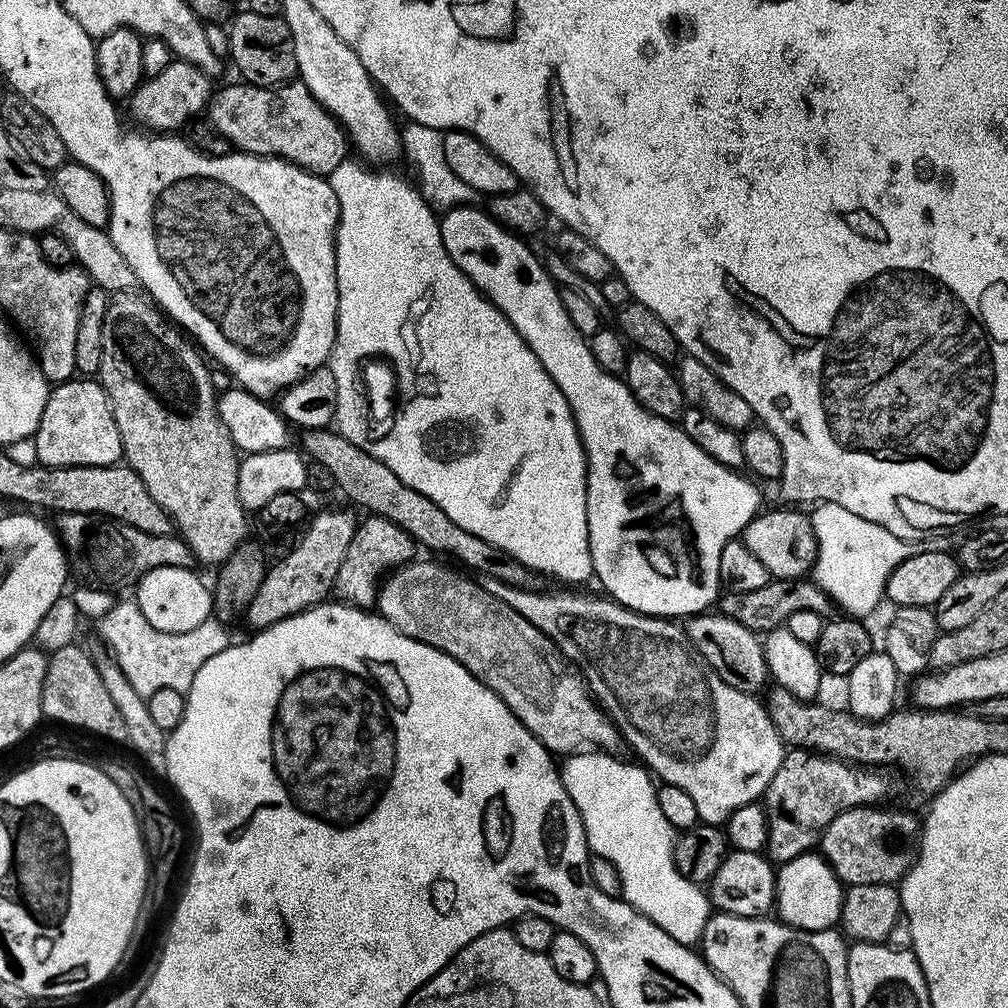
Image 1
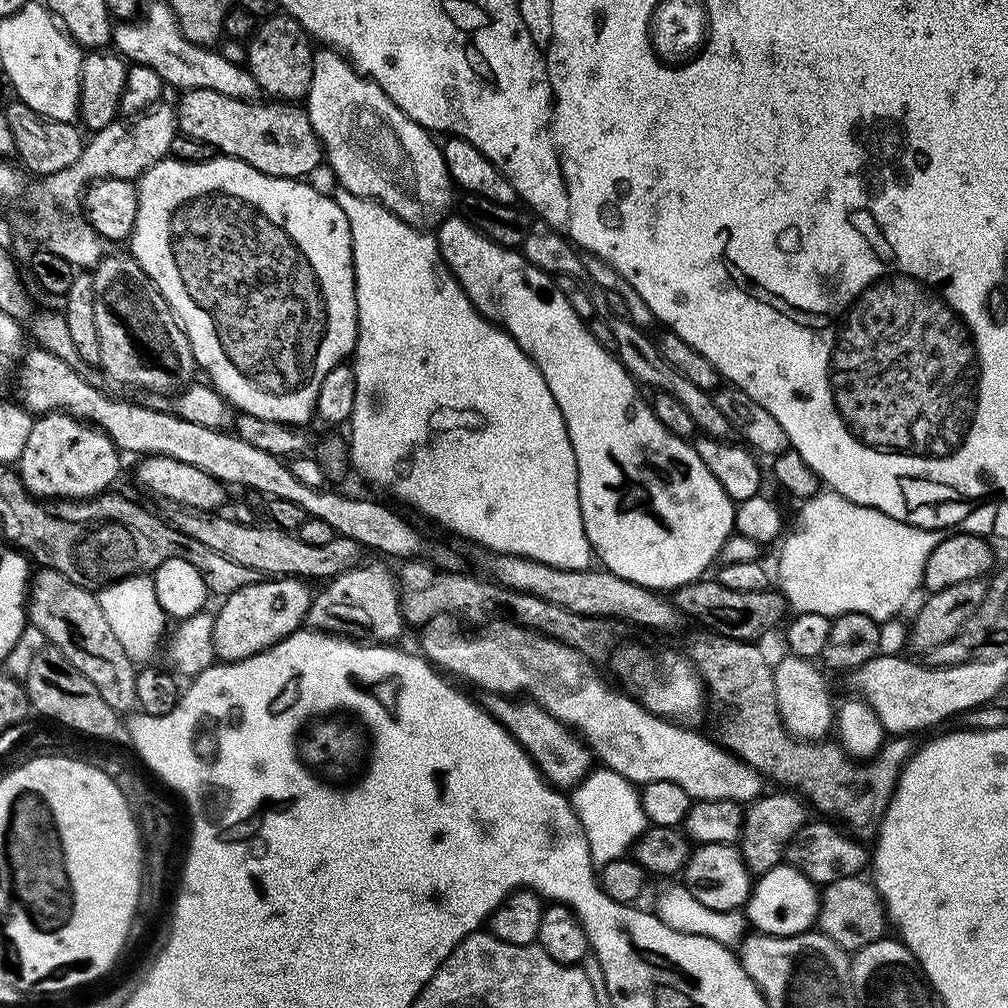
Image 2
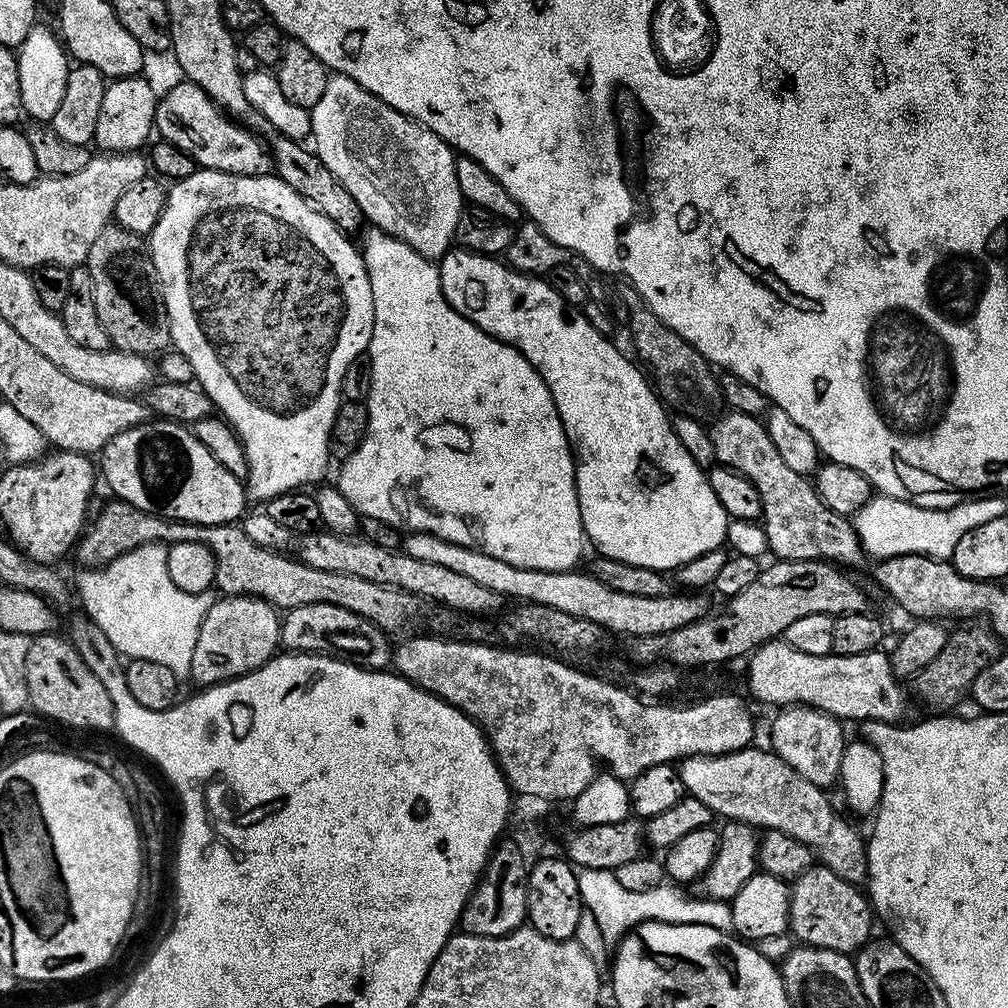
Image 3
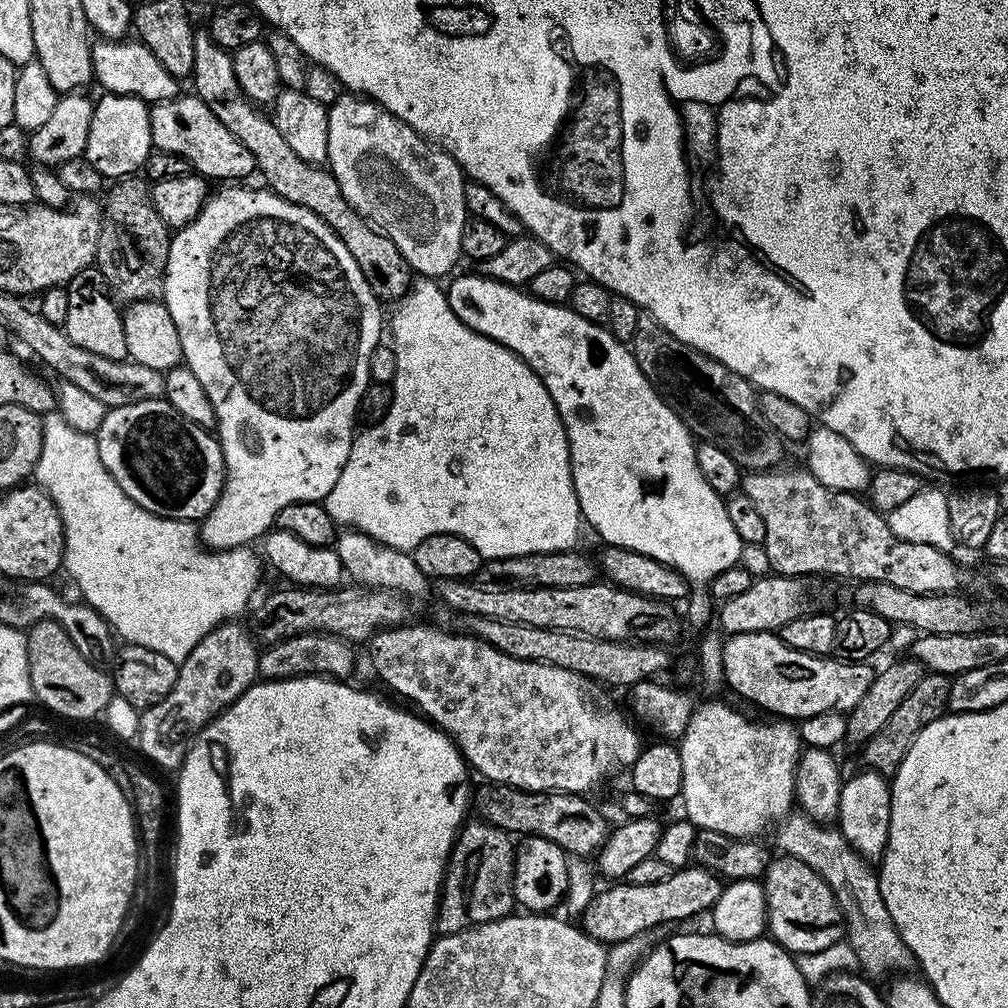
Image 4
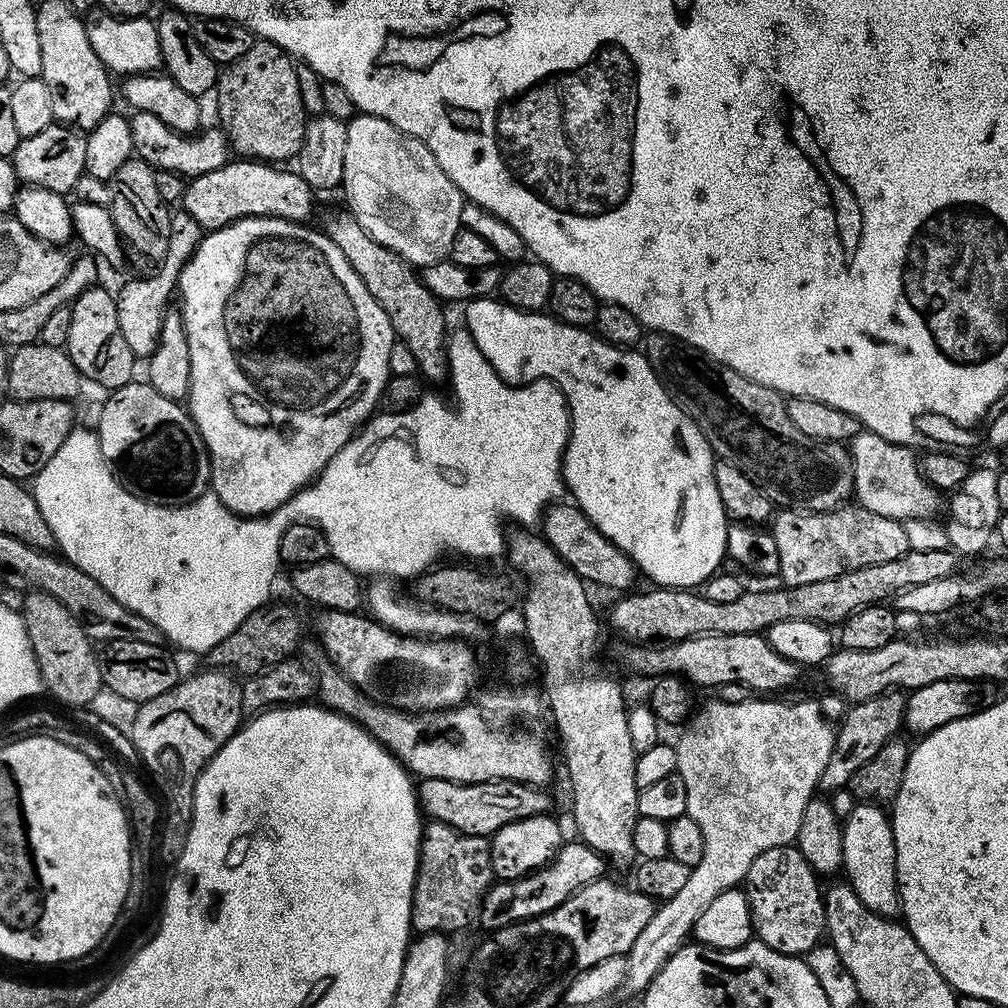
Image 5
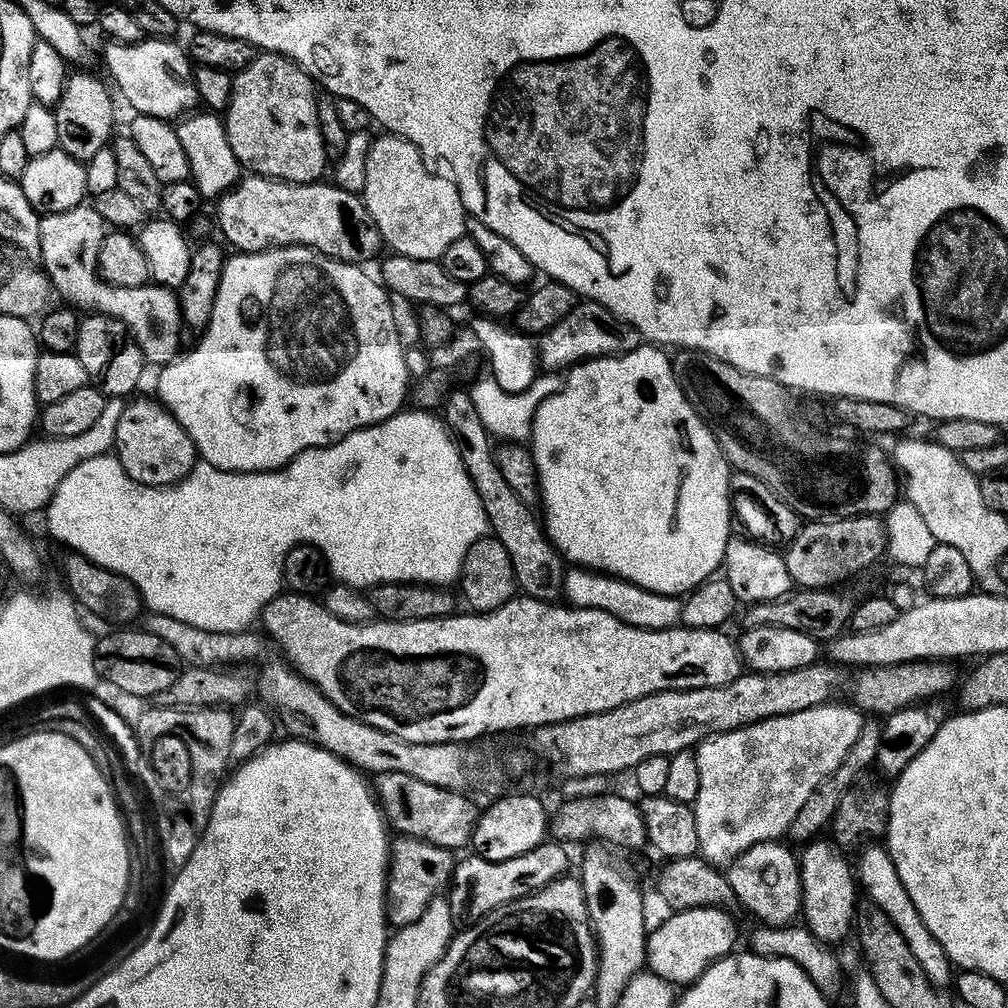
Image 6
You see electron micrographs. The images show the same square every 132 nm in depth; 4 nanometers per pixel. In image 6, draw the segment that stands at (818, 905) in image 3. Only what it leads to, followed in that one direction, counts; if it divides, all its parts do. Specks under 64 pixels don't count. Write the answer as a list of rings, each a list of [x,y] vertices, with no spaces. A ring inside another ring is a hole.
[[[783,842],[765,846],[756,844],[740,853],[727,865],[726,875],[732,895],[752,916],[757,916],[761,925],[769,928],[785,928],[801,915],[804,895],[800,885],[800,861],[797,853],[791,852]]]

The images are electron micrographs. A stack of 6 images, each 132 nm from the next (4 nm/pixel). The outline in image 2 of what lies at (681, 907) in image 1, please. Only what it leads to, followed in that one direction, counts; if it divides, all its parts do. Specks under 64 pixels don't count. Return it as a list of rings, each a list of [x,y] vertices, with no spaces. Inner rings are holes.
[[[603,766],[597,767],[571,789],[570,799],[572,809],[576,811],[576,817],[584,827],[593,861],[605,862],[623,857],[627,848],[629,851],[635,845],[636,839],[644,833],[646,821],[637,785],[622,778],[622,774]]]

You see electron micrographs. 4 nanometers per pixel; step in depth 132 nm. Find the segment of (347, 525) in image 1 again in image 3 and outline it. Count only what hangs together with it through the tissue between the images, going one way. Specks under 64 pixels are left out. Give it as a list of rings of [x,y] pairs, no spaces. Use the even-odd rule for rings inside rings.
[[[221,595],[213,599],[207,614],[202,618],[198,642],[194,642],[194,658],[190,658],[190,680],[200,684],[196,686],[211,686],[258,670],[267,660],[277,655],[280,648],[281,619],[281,613],[277,609],[256,596]]]

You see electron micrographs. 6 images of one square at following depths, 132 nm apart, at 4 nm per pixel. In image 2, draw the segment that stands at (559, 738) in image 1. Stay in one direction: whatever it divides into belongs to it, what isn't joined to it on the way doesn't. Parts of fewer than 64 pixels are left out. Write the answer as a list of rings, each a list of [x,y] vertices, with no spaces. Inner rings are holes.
[[[439,616],[423,625],[420,632],[419,651],[439,669],[454,672],[472,683],[477,684],[488,694],[507,696],[509,698],[524,697],[544,707],[556,720],[568,725],[594,753],[595,759],[603,767],[612,772],[622,774],[630,783],[643,786],[650,782],[678,782],[682,790],[691,796],[693,801],[730,799],[739,802],[751,802],[761,795],[762,776],[759,772],[745,764],[739,756],[727,747],[715,744],[712,740],[696,732],[688,726],[673,724],[649,712],[639,699],[615,692],[596,673],[597,665],[583,656],[577,648],[558,642],[553,636],[544,636],[529,628],[523,628],[510,620],[493,620],[485,623],[479,630],[472,630],[467,636],[464,632],[456,632],[453,617]]]

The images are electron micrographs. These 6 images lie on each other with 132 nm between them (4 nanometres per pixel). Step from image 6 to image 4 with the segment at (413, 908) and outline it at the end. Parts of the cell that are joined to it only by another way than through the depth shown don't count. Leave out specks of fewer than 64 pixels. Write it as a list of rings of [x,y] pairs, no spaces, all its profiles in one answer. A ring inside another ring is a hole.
[[[472,818],[460,829],[456,844],[448,855],[440,903],[436,905],[435,931],[449,936],[474,924],[485,924],[513,915],[517,907],[512,889],[512,871],[516,861],[516,844],[509,833],[487,820]]]

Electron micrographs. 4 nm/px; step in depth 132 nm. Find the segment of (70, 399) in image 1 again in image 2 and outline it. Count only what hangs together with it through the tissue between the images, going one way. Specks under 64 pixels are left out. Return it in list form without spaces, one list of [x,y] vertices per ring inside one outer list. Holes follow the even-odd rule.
[[[45,412],[32,421],[30,436],[18,461],[18,471],[20,480],[33,496],[54,500],[90,500],[113,487],[112,483],[120,476],[120,459],[122,456],[116,443],[101,428],[78,420],[68,412]]]

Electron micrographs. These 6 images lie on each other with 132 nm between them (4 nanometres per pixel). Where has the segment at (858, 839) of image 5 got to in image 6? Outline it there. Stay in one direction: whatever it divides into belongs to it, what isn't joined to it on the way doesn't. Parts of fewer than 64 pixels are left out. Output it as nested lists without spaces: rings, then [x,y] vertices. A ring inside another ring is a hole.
[[[872,842],[860,854],[860,865],[858,863],[855,865],[854,872],[858,877],[858,884],[863,895],[865,892],[873,900],[871,903],[875,907],[881,908],[886,914],[886,918],[890,918],[890,922],[896,927],[898,934],[902,934],[902,938],[906,938],[906,946],[910,946],[910,954],[914,954],[914,958],[918,958],[928,981],[937,986],[947,985],[947,980],[949,983],[954,976],[953,965],[942,950],[942,946],[934,938],[934,934],[930,934],[930,930],[926,930],[926,926],[920,921],[918,910],[914,910],[914,902],[910,902],[910,894],[906,894],[906,886],[902,886],[902,882],[898,878],[898,870],[890,858],[887,847],[880,842]]]

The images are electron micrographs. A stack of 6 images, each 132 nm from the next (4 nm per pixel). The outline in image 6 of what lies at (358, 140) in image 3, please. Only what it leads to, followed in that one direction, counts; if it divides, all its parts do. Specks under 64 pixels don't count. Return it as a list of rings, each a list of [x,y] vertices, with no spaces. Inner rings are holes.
[[[380,134],[380,137],[377,135],[366,158],[366,180],[362,199],[370,218],[374,218],[378,226],[381,241],[387,247],[389,244],[393,253],[410,258],[439,260],[442,250],[446,250],[446,246],[450,246],[454,238],[465,235],[466,213],[462,198],[451,179],[447,175],[439,176],[438,173],[431,172],[424,163],[425,157],[409,140],[391,134]]]

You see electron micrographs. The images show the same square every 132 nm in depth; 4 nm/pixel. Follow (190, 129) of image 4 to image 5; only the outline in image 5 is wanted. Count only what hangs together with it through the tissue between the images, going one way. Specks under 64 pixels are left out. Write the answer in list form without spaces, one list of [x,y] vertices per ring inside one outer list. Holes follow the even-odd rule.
[[[133,111],[128,116],[128,125],[133,153],[139,159],[145,160],[157,172],[170,170],[182,177],[191,178],[210,174],[210,170],[218,170],[218,166],[227,164],[230,159],[228,138],[219,127],[205,127],[195,134],[185,134],[166,126],[166,122],[162,122],[162,118],[154,114],[137,111]]]

